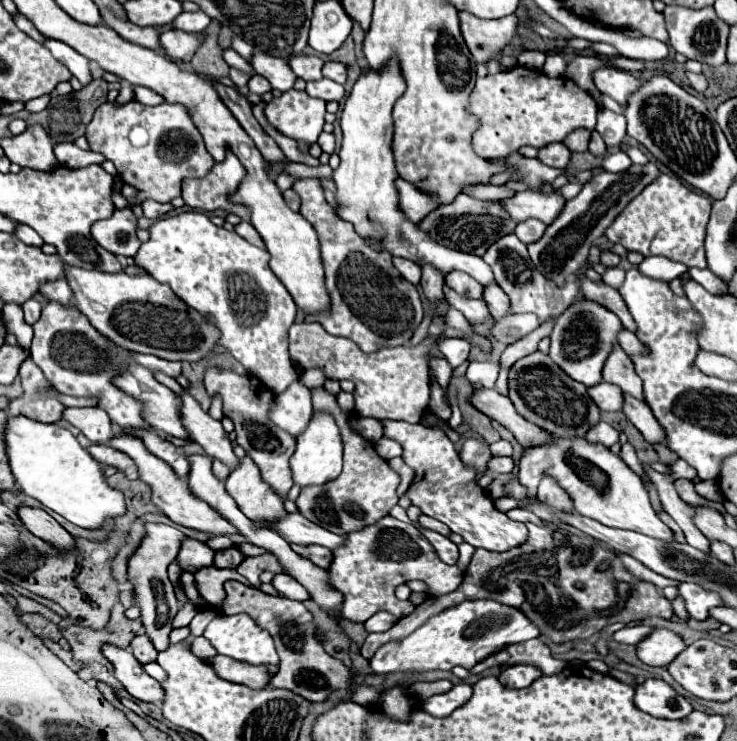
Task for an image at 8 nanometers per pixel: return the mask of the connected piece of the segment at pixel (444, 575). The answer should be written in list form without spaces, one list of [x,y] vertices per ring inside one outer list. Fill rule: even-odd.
[[[391,515],[347,535],[347,543],[333,551],[333,561],[327,573],[331,577],[331,587],[343,593],[339,617],[353,623],[365,623],[377,611],[387,611],[397,619],[411,615],[415,611],[415,605],[403,603],[395,597],[397,585],[403,585],[411,579],[425,581],[431,595],[451,593],[463,581],[463,571],[459,567],[451,567],[439,561],[431,543],[411,523],[397,521]],[[393,575],[401,575],[403,579],[391,579]]]

